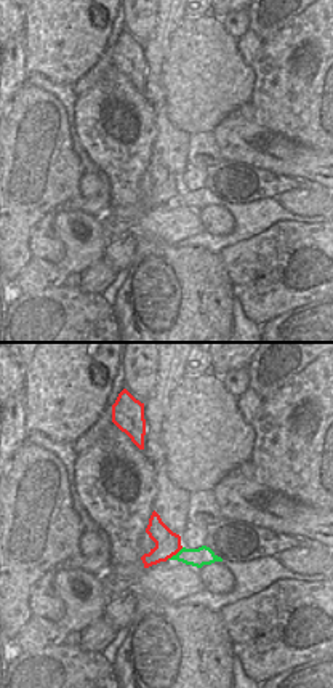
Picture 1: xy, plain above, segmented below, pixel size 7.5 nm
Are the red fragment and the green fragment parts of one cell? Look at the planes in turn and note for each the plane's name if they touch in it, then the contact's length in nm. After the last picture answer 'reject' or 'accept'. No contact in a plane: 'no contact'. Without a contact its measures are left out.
xy | 160 nm

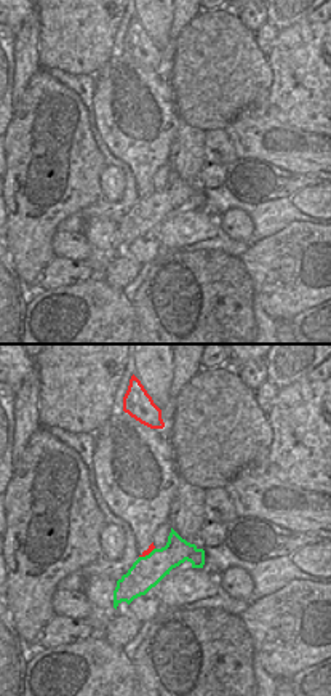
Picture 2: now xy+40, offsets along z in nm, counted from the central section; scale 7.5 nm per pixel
xy+40 | 140 nm

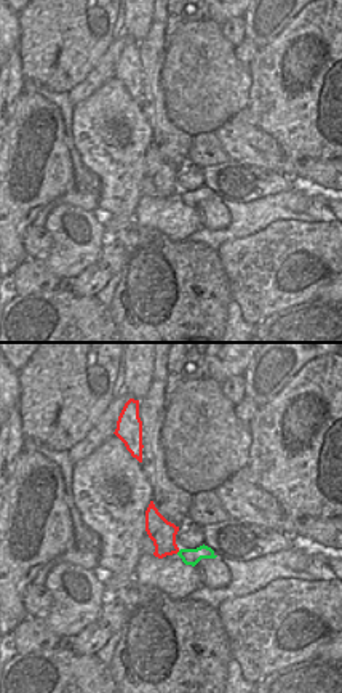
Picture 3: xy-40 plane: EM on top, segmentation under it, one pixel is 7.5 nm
no contact

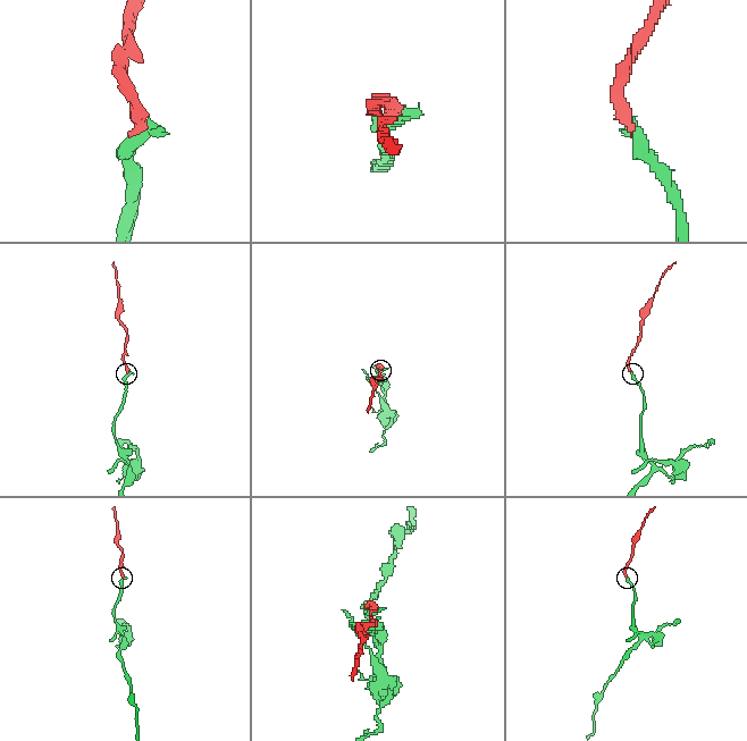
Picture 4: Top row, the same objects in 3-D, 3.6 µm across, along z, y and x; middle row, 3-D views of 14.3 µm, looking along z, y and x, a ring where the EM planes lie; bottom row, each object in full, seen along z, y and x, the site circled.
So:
accept

